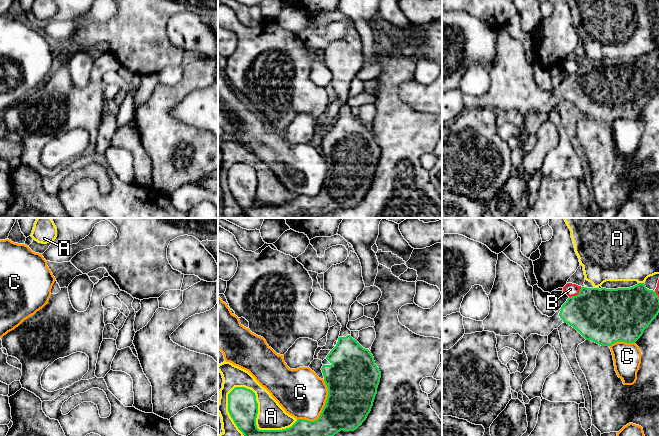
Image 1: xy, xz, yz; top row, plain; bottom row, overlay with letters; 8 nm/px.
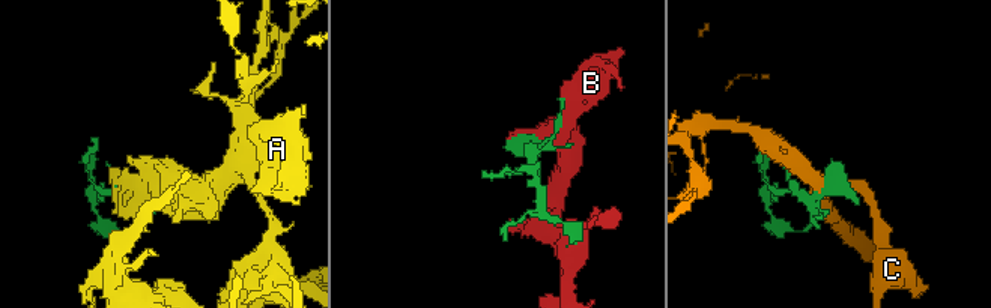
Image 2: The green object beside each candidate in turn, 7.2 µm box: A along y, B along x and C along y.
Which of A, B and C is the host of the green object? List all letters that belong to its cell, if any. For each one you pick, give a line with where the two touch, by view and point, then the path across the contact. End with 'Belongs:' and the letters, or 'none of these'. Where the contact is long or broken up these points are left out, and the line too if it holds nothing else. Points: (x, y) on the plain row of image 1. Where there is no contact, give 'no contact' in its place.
Belongs: none of these

